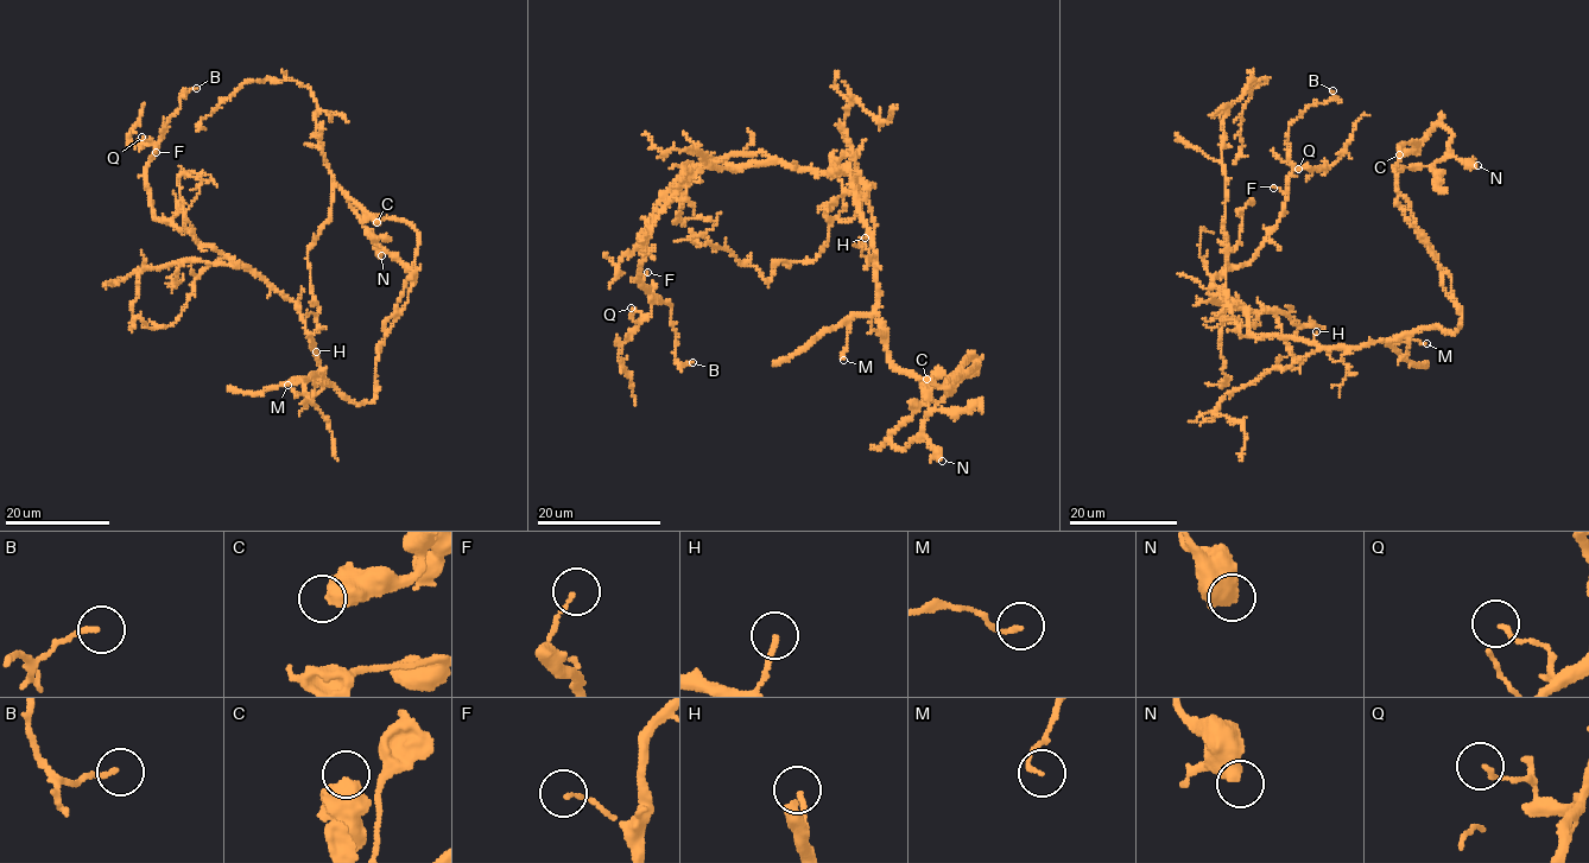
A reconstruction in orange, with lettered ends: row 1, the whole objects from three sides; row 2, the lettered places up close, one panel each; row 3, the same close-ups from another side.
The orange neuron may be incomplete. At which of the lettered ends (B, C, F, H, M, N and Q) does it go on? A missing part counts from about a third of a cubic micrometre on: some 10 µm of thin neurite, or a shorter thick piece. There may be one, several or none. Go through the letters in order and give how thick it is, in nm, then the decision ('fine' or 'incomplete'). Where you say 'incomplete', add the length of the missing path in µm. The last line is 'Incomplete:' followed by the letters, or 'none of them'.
B: 140 nm | fine
C: 650 nm | fine
F: 120 nm | fine
H: 160 nm | fine
M: 130 nm | fine
N: 500 nm | fine
Q: 140 nm | fine
Incomplete: none of them

